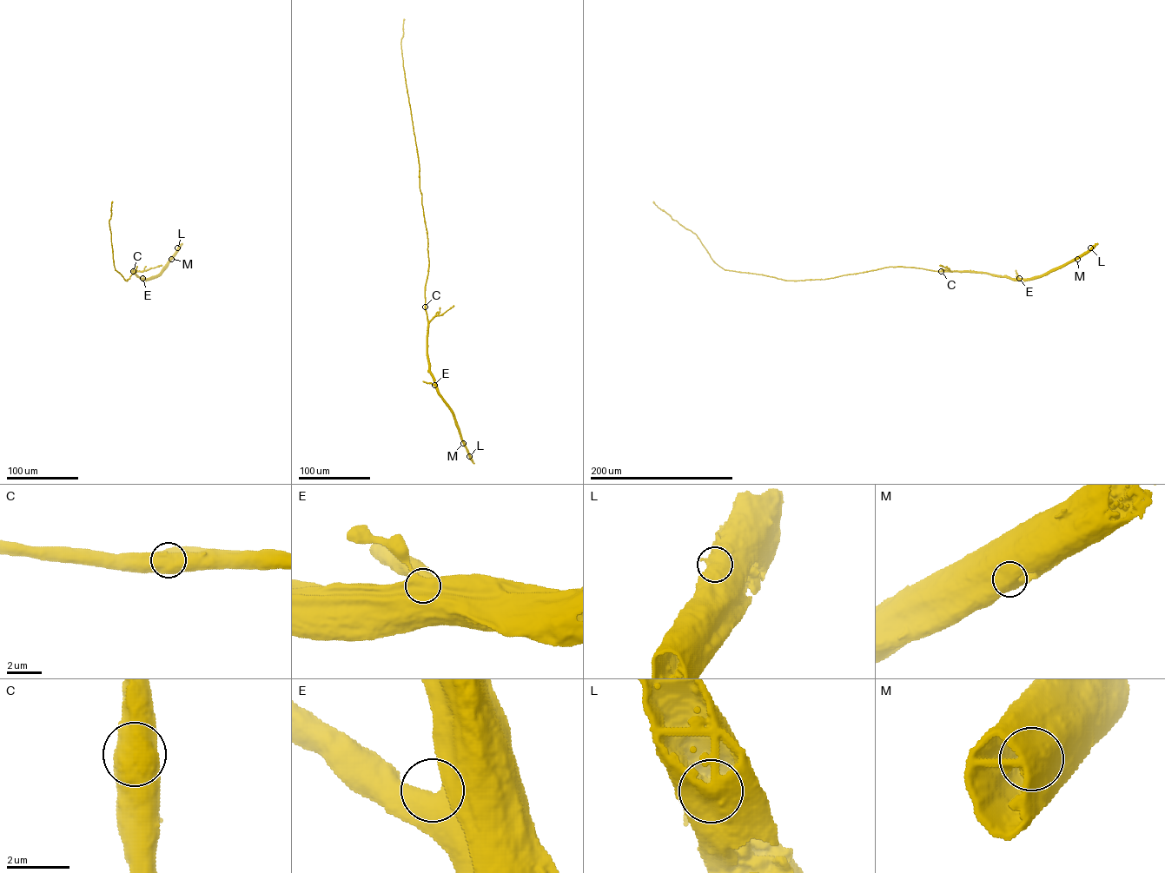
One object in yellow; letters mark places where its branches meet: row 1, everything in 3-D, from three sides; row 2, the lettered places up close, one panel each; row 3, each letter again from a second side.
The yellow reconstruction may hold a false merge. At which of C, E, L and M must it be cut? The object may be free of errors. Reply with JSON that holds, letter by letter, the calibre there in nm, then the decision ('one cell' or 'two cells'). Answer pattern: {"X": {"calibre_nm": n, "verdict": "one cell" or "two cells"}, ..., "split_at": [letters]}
{"C": {"calibre_nm": 1000, "verdict": "one cell"}, "E": {"calibre_nm": 550, "verdict": "one cell"}, "L": {"calibre_nm": 750, "verdict": "one cell"}, "M": {"calibre_nm": 750, "verdict": "one cell"}, "split_at": []}

